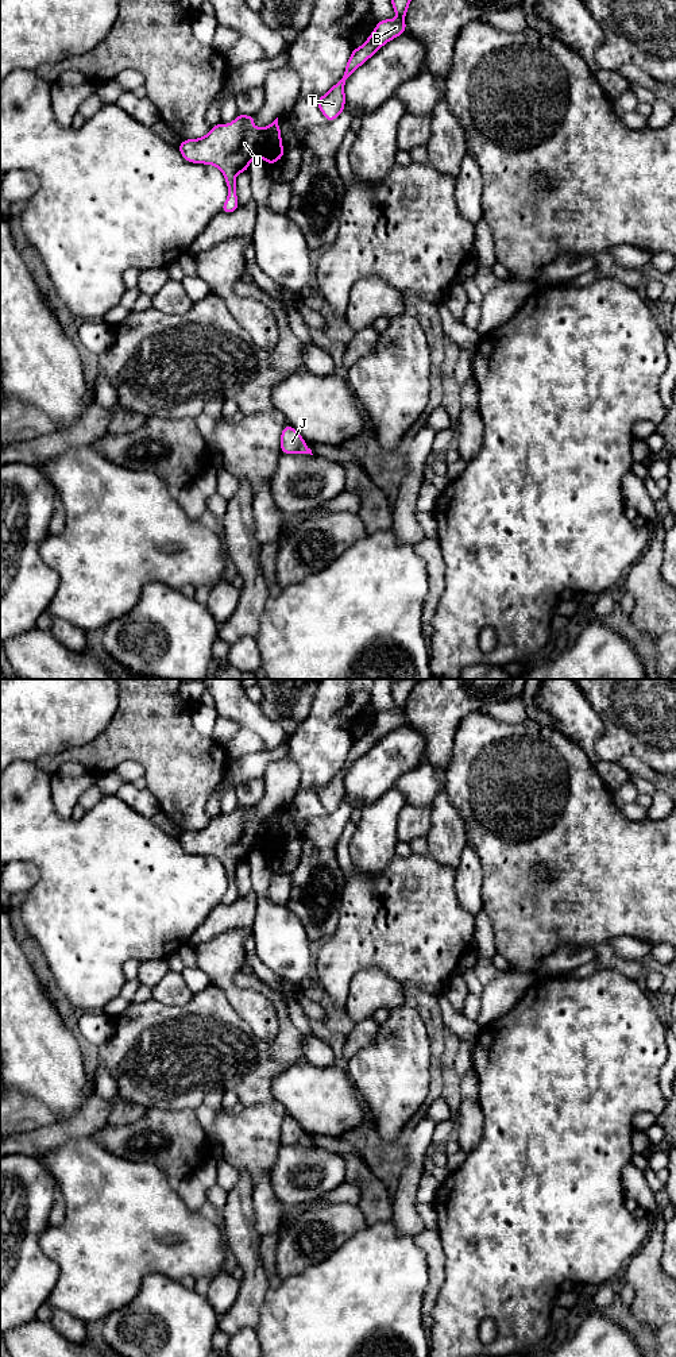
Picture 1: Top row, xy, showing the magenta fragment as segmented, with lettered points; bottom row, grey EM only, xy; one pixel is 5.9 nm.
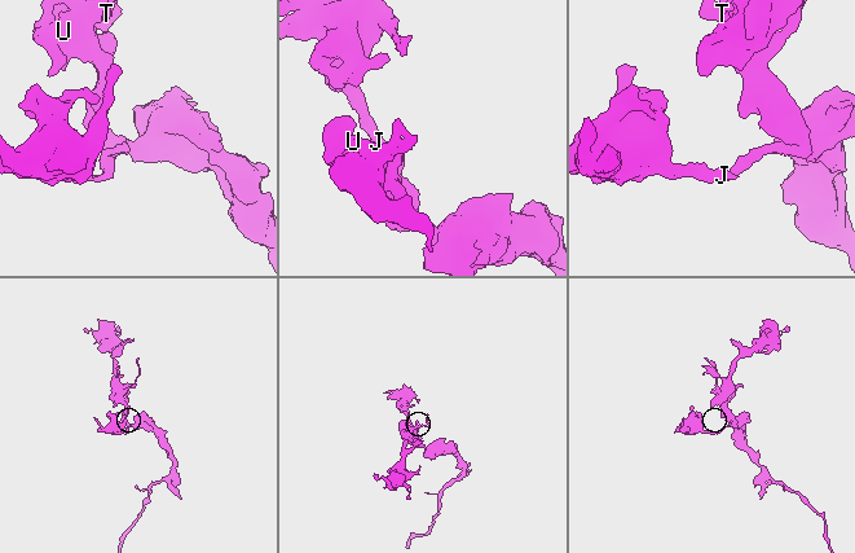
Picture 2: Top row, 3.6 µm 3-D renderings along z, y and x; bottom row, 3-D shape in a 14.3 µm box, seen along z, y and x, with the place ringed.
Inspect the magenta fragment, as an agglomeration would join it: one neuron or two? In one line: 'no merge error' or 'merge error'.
no merge error

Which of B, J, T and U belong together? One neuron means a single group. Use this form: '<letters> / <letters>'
B J T U

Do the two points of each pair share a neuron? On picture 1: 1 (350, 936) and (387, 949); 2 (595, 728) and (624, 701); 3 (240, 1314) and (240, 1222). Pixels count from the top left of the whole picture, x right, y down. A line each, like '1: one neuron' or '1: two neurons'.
1: one neuron
2: two neurons
3: one neuron

